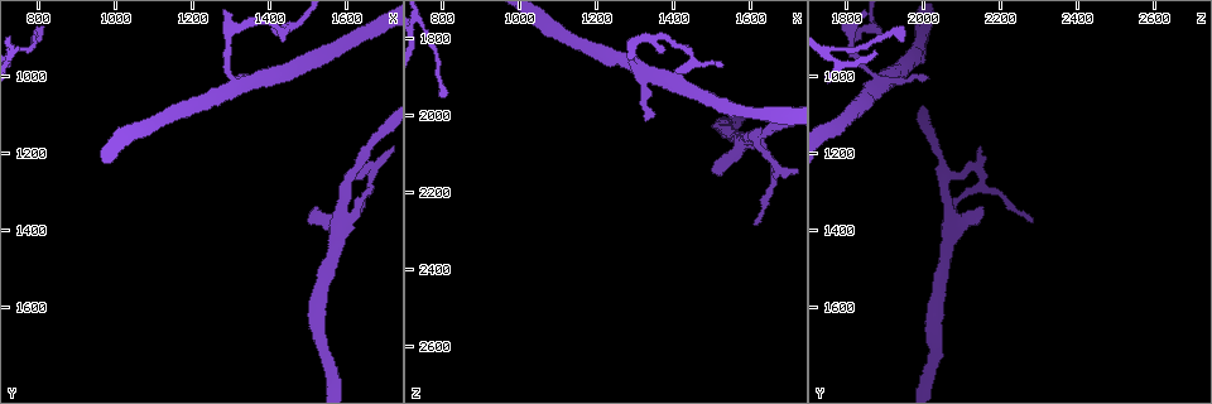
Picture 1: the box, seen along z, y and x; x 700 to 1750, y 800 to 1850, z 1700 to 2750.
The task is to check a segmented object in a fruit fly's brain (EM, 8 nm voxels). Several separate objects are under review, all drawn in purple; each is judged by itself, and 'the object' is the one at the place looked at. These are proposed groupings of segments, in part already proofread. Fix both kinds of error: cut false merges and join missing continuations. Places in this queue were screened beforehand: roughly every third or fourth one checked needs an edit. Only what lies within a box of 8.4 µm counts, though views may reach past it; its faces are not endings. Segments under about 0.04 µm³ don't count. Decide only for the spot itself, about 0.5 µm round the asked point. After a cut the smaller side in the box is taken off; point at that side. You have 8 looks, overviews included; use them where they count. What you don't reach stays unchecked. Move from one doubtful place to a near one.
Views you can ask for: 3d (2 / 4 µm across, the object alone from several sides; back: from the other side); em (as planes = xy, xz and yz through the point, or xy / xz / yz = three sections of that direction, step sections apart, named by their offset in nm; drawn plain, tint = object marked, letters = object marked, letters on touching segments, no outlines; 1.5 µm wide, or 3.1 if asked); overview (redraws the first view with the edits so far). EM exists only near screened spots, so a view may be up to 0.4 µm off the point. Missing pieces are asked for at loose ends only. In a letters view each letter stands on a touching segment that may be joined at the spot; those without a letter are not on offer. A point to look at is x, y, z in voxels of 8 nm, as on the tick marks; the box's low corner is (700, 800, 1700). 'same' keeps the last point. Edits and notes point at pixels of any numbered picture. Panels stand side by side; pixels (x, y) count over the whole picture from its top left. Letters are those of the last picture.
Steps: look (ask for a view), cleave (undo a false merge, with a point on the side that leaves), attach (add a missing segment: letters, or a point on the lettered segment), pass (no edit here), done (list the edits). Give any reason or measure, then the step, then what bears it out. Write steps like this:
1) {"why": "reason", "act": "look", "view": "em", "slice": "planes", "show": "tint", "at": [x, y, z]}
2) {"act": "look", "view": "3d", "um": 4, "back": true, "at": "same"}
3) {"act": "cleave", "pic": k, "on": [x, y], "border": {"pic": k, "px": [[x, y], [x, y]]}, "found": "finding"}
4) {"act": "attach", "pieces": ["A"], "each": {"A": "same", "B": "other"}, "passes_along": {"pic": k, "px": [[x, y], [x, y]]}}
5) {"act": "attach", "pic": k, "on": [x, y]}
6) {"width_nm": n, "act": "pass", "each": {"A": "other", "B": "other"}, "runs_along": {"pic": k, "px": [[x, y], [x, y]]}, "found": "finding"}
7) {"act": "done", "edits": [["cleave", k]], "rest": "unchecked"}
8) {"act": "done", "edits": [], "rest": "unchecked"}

{"why": "thick turns thin", "act": "look", "view": "em", "slice": "planes", "show": "letters", "at": [1305, 1015, 1880]}

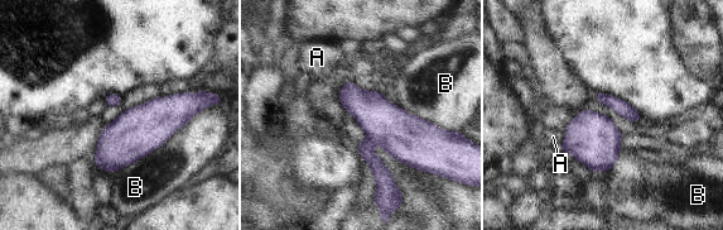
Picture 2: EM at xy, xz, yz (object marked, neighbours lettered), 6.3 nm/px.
{"width_nm": 280, "act": "cleave", "pic": 2, "on": [382, 176], "each": {"A": "other", "B": "other"}, "border": {"pic": 2, "px": [[367, 137], [375, 144]]}, "found": "a second neuron is stuck on"}

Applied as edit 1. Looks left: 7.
{"why": "free end", "act": "look", "view": "em", "slice": "planes", "show": "letters", "at": [1525, 1335, 2155]}

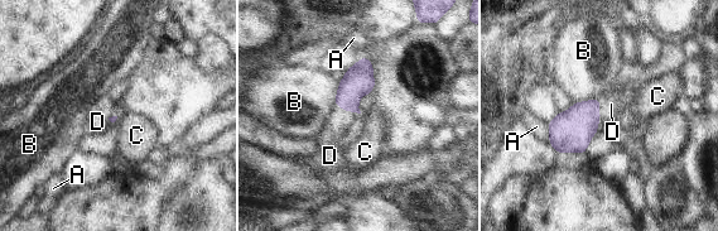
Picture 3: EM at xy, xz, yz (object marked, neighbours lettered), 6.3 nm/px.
{"act": "attach", "pieces": ["D"], "each": {"A": "other", "B": "other", "C": "other", "D": "same"}, "passes_along": {"pic": 3, "px": [[570, 131], [598, 112], [611, 104]]}, "found": "the neuron continues"}

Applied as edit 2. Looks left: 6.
{"act": "look", "view": "overview"}

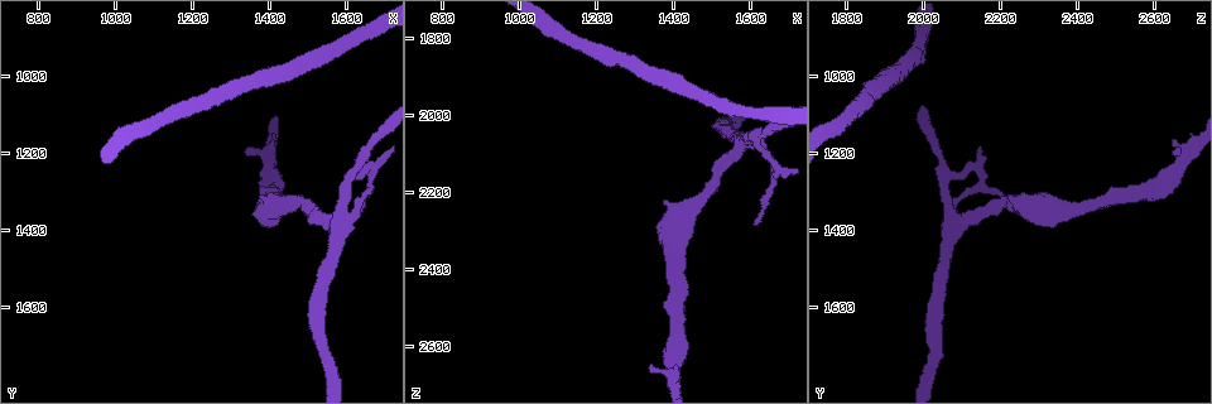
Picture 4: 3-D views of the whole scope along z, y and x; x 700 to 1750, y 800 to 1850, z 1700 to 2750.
{"act": "look", "view": "em", "slice": "planes", "show": "tint", "at": [1665, 1180, 2030]}

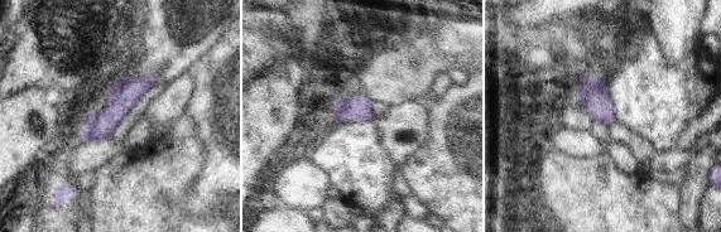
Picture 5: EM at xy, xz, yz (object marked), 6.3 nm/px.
{"why": "see the neighbours", "act": "look", "view": "em", "slice": "planes", "show": "letters", "at": "same"}

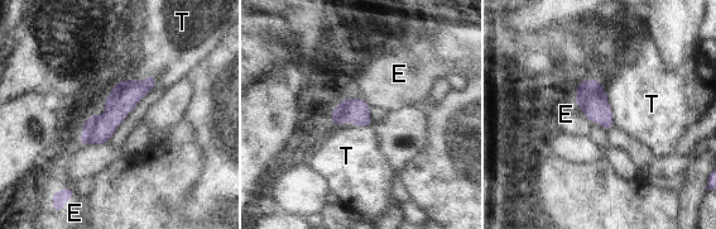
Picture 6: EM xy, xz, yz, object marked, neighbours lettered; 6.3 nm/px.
{"longest_contact_nm": ["T", 260], "act": "pass", "each": {"E": "other", "T": "other"}, "found": "one neuron here"}

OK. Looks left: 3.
{"act": "done", "edits": [["cleave", 2], ["attach", 3]], "rest": "unchecked"}

